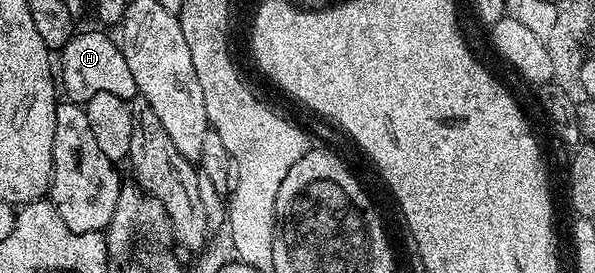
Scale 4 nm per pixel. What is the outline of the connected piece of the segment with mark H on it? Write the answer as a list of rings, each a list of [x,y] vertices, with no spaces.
[[[101,31],[76,32],[65,48],[60,50],[59,57],[61,57],[59,79],[62,90],[64,87],[66,98],[75,104],[85,105],[94,95],[99,94],[115,95],[126,101],[134,100],[138,96],[138,89],[133,80],[133,75],[130,74],[129,65],[125,61],[122,48],[116,42],[114,44],[112,39]]]

